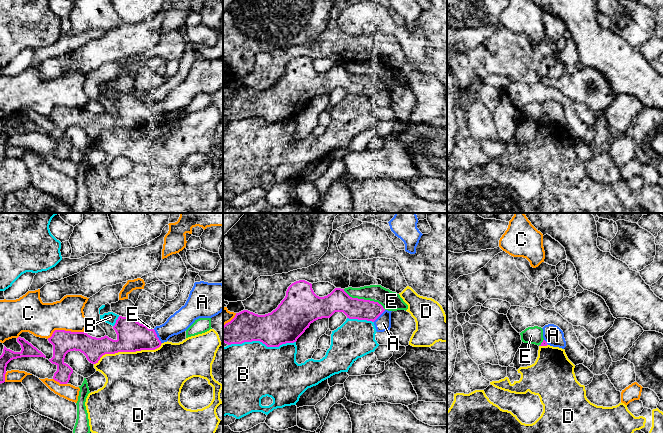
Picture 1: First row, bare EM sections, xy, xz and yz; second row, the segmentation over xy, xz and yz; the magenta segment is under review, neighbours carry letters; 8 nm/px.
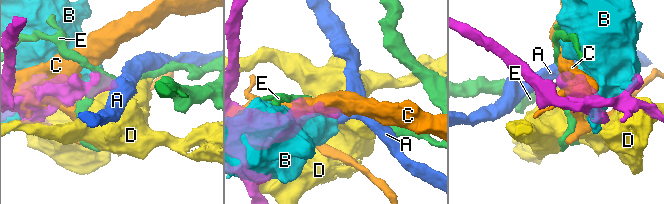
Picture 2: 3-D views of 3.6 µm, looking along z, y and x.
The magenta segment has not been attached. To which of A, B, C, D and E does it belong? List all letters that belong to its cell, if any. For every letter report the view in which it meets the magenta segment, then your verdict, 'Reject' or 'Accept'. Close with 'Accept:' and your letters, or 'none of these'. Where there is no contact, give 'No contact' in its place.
A: Touches magenta in xy. Accept
B: Touches magenta in xz. Reject
C: Touches magenta in xy. Reject
D: Touches magenta in xy. Reject
E: Touches magenta in xz. Reject
Accept: A

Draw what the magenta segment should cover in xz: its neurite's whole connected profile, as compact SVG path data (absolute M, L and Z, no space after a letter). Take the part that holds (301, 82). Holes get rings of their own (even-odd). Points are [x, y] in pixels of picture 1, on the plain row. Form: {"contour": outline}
{"contour": "M299 56L288 63L285 74L271 89L258 91L248 86L236 89L235 93L223 102L223 118L231 121L260 117L267 123L294 119L311 99L330 94L335 88L343 88L349 95L372 97L377 108L389 107L391 104L392 87L385 86L378 78L352 74L341 64L335 64L327 72L319 73L314 69L311 59Z"}

